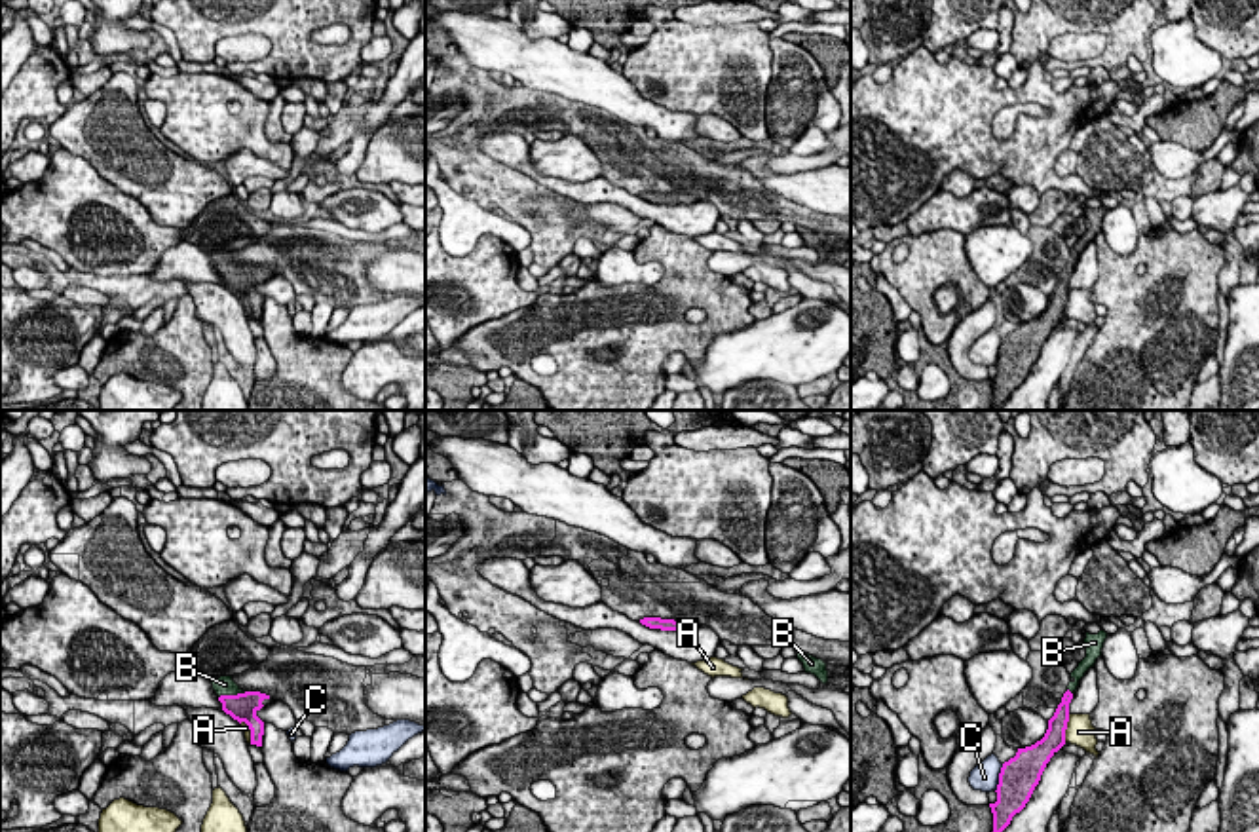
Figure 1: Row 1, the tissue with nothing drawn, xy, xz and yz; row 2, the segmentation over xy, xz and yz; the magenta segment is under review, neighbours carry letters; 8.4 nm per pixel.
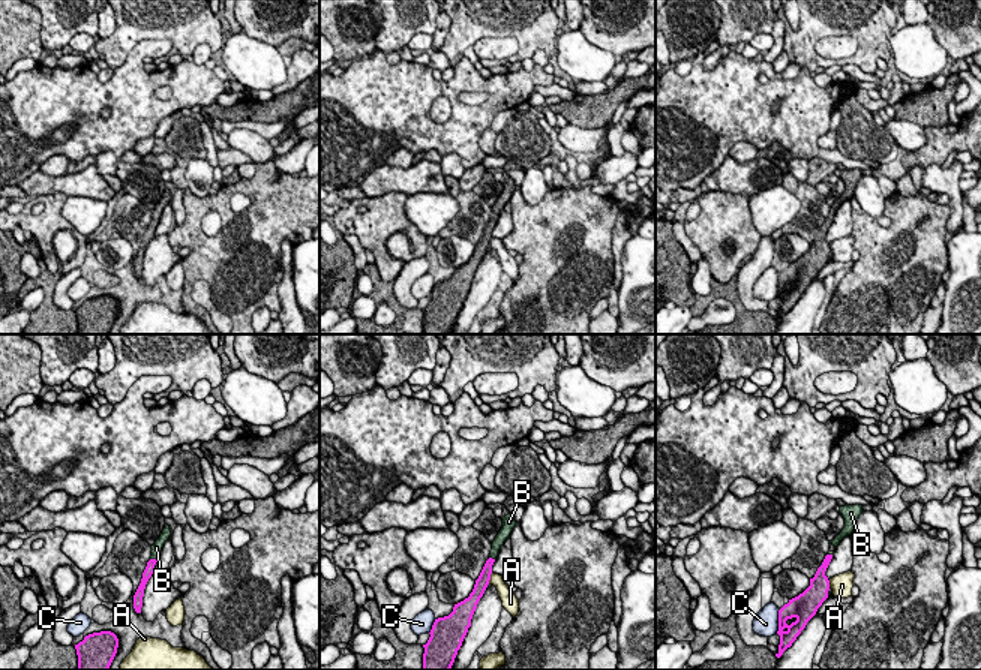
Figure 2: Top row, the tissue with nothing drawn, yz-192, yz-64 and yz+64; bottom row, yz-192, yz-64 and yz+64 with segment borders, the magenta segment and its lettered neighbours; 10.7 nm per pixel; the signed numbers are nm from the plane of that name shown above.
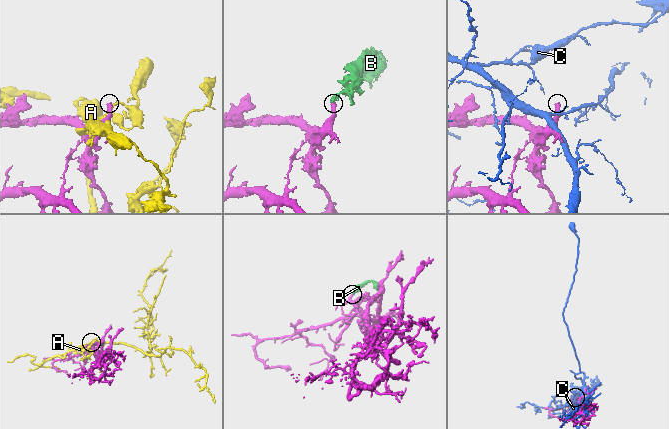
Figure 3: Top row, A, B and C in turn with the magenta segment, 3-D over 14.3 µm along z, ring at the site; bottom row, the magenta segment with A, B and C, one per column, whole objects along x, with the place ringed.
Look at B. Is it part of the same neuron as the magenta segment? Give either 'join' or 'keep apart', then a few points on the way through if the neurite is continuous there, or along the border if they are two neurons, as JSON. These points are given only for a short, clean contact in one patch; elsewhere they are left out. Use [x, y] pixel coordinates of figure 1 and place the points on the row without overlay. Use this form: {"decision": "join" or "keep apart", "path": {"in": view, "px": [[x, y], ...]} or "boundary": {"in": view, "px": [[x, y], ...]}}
{"decision": "join", "path": {"in": "xy", "px": [[242, 282], [232, 270], [225, 259]]}}

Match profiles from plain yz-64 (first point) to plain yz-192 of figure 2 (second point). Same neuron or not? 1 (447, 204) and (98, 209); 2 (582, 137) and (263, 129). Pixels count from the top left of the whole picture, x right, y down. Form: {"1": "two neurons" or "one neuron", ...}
{"1": "one neuron", "2": "two neurons"}

